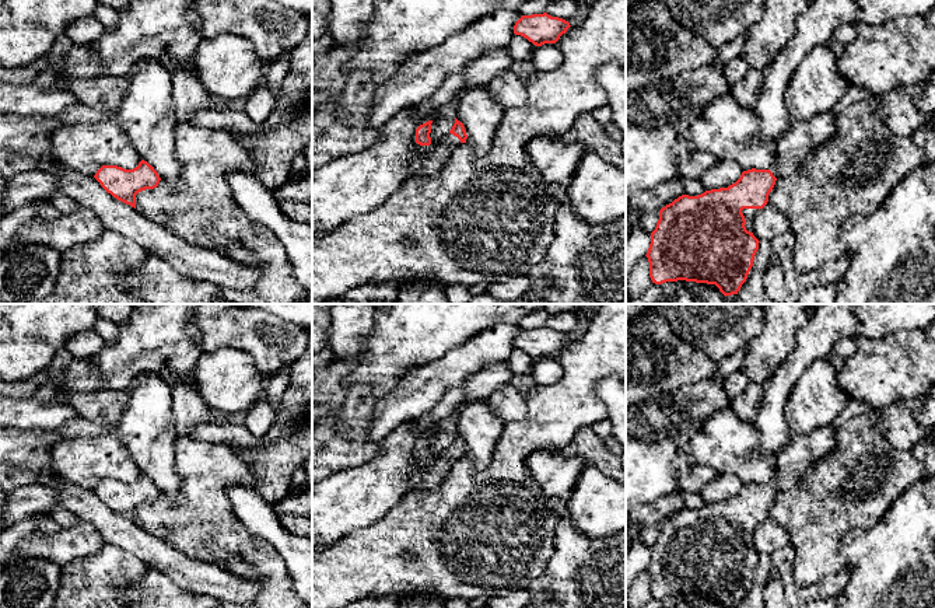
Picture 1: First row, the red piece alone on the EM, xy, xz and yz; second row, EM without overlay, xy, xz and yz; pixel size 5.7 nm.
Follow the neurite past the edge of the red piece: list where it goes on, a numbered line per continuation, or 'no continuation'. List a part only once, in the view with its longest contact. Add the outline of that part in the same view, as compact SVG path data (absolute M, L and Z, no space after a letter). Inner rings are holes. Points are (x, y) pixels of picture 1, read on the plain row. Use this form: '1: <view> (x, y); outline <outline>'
1: xz (440, 467); outline M451 447L445 448L438 457L433 460L431 467L427 469L421 479L421 483L417 488L423 490L437 489L448 475L449 469L454 467L454 464L461 458L462 457L456 450Z
2: yz (749, 528); outline M743 523L742 527L746 535L753 535L756 528L759 527L759 523Z

